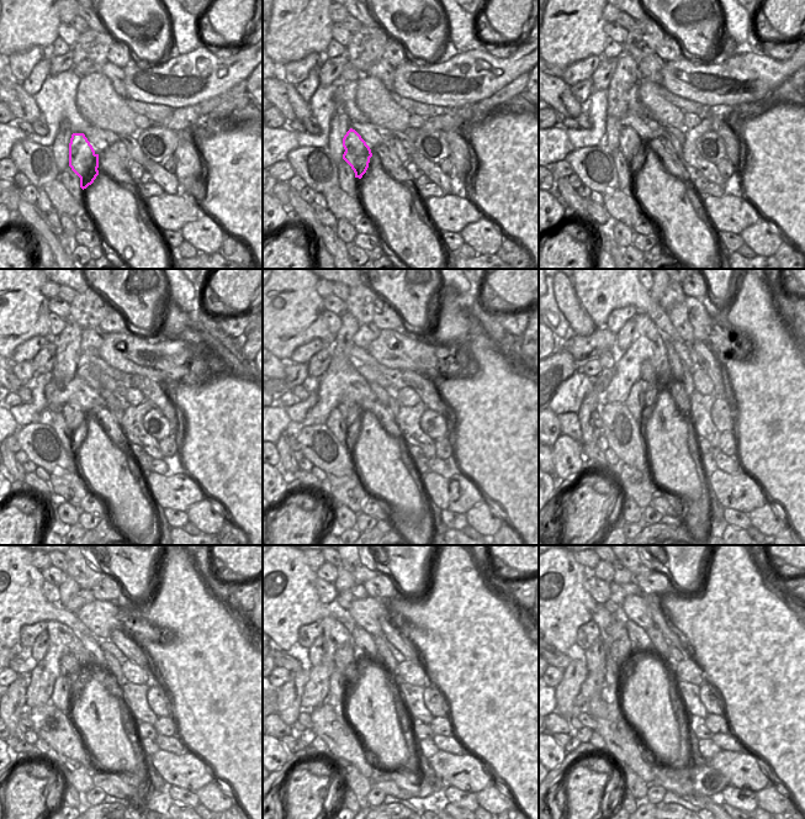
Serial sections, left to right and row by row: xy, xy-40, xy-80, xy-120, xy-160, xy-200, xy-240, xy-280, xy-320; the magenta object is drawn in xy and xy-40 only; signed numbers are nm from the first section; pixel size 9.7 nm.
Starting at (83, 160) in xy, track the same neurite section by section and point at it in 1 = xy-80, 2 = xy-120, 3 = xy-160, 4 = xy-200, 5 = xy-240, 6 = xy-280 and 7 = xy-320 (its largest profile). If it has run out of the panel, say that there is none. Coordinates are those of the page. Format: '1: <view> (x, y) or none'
1: xy-80 (630, 144)
2: xy-120 (77, 418)
3: xy-160 (351, 415)
4: xy-200 (628, 410)
5: xy-240 (69, 664)
6: xy-280 (344, 655)
7: xy-320 (620, 650)

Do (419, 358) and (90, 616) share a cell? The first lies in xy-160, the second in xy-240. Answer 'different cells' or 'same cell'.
same cell

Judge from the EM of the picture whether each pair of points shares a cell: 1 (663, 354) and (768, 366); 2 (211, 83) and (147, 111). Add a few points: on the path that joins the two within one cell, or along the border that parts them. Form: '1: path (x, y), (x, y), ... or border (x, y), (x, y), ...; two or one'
1: border (723, 370), (715, 370), (705, 375); two
2: border (133, 99), (141, 102), (165, 104), (174, 109); two

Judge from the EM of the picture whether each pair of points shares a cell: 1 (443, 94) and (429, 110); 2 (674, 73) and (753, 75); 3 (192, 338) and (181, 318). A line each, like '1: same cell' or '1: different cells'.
1: different cells
2: same cell
3: same cell

